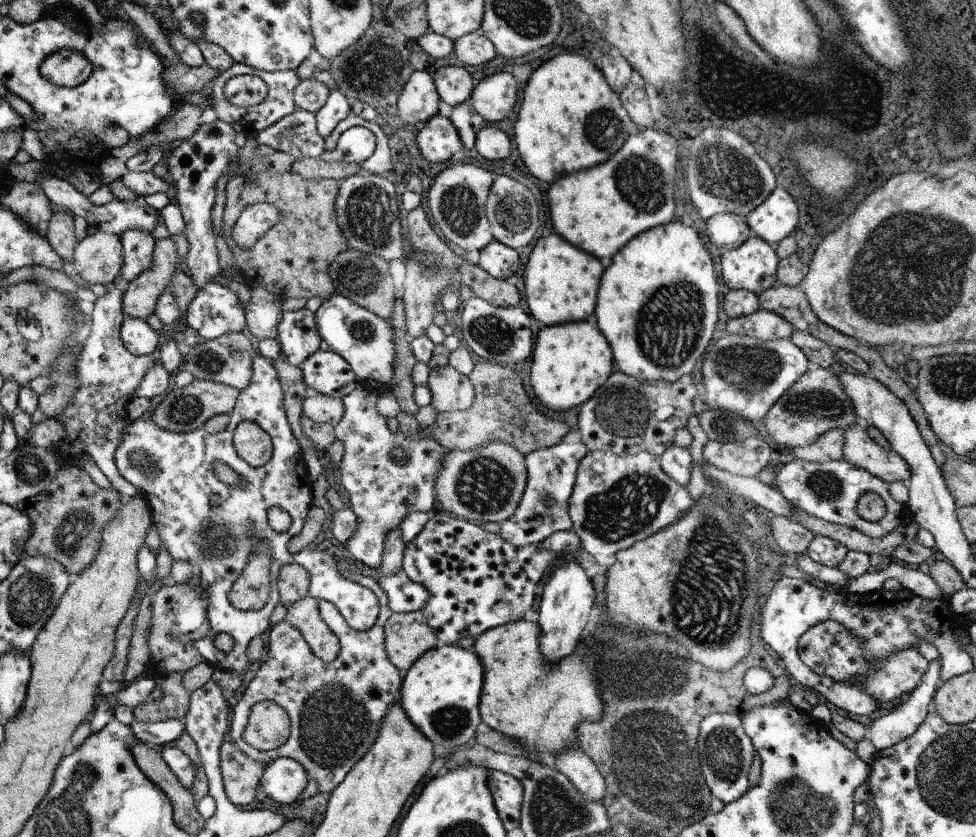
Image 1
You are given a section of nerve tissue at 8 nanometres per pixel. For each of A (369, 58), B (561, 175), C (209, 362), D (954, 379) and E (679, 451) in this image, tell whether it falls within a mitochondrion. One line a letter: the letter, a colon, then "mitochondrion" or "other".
A: mitochondrion
B: other
C: mitochondrion
D: mitochondrion
E: other

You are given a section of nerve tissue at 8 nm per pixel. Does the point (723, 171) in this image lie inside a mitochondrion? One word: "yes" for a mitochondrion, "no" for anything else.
yes

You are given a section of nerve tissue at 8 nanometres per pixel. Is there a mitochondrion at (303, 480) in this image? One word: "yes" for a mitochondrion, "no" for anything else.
no

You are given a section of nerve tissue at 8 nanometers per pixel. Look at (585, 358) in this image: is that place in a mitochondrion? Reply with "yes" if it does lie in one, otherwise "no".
no

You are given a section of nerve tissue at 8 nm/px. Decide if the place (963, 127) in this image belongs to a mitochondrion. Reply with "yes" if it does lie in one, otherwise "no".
yes

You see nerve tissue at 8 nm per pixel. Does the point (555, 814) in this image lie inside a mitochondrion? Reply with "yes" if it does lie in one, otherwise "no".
yes

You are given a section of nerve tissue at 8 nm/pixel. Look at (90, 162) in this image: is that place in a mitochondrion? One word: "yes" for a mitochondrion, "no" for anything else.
no

